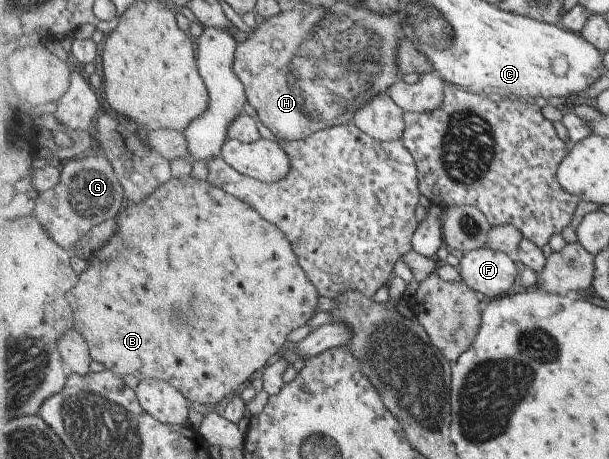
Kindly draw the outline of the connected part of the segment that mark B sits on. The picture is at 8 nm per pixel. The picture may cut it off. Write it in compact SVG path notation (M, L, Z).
M191 175L173 177L139 203L126 205L116 221L117 228L107 244L87 260L88 267L80 273L80 282L69 292L68 300L73 308L73 330L83 336L89 345L91 357L117 375L125 377L131 374L139 382L148 379L165 380L183 392L189 401L214 406L227 395L238 393L250 379L259 376L259 372L265 369L263 367L269 365L271 359L281 351L289 333L303 327L316 315L320 292L301 267L295 248L281 227L267 221L259 211L237 196L211 185L207 179L198 180Z

